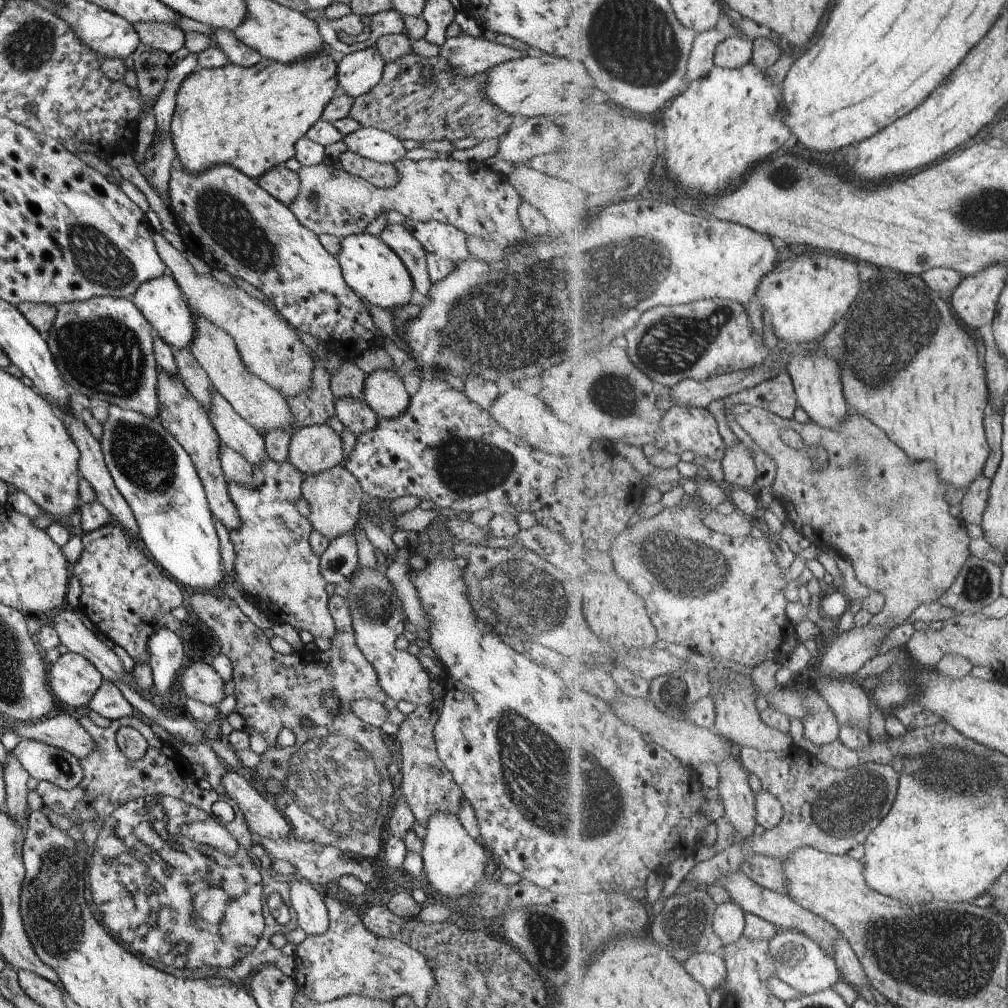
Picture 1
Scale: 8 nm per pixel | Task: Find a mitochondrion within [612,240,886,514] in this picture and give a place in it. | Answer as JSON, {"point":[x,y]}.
{"point":[671,346]}

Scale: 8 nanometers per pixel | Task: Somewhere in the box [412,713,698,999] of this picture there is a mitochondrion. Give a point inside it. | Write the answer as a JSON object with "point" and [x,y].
{"point":[548,934]}

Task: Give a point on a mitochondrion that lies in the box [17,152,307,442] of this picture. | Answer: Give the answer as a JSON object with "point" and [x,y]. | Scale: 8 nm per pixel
{"point":[103,355]}

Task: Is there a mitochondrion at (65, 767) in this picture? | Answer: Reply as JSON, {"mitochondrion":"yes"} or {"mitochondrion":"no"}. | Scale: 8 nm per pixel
{"mitochondrion":"yes"}

